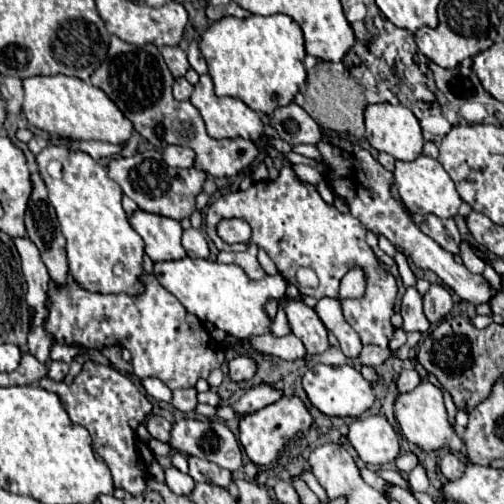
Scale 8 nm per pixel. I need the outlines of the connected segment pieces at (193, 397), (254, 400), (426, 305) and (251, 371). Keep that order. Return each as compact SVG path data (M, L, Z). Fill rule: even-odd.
M195 387L173 391L171 405L175 405L179 411L193 413L193 411L195 411L195 405L197 405L197 391L195 391Z
M259 383L259 385L255 385L243 393L243 397L235 403L235 411L239 415L249 415L249 413L253 413L253 411L257 411L269 403L279 401L281 397L283 397L281 389L273 387L271 383Z
M431 285L431 289L423 295L423 311L431 325L443 321L443 317L451 311L451 307L453 307L451 293L441 285Z
M239 355L239 357L233 357L229 361L229 377L231 381L239 383L239 381L249 381L253 375L255 375L255 367L257 363L247 357L247 355Z

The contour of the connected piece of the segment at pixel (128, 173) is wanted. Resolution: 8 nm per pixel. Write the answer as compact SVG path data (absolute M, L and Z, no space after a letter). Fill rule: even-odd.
M145 151L133 157L111 159L107 171L109 177L119 183L123 193L139 205L139 209L165 215L177 221L181 221L183 217L191 217L191 213L195 211L195 197L203 191L203 183L205 183L205 171L199 171L195 167L191 169L167 167L159 151Z

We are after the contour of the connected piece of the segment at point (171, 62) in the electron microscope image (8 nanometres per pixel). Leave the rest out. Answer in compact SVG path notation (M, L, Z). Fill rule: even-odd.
M161 47L161 55L165 57L165 63L173 77L183 77L185 71L189 69L187 53L181 47Z

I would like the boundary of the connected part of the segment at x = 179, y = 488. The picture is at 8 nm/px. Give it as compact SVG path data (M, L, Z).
M175 467L165 469L165 483L169 485L169 489L175 495L189 495L193 491L193 487L195 487L195 481L189 475L175 469Z

